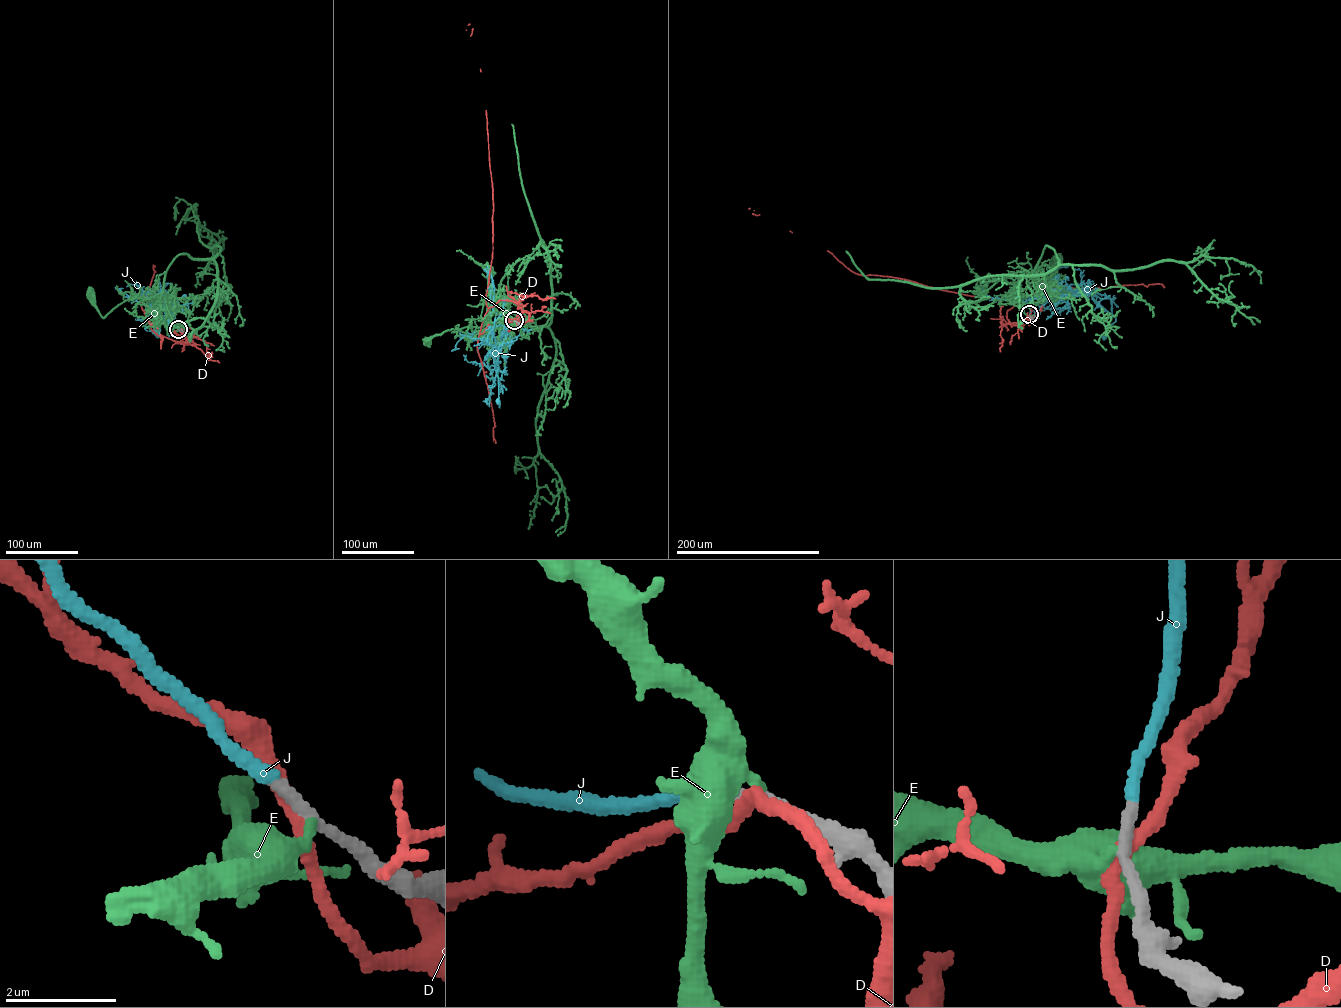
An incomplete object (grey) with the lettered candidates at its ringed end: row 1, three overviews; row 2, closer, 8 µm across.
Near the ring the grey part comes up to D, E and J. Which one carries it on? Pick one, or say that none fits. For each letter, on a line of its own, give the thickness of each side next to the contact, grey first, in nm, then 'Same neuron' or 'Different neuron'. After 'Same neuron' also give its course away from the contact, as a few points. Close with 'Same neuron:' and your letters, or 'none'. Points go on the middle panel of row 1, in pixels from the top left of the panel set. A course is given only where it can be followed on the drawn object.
D: Thickness 260 nm (grey) against 260 nm. Different neuron
E: Thickness 280 nm (grey) against 280 nm. Different neuron
J: Thickness 220 nm (grey) against 240 nm. Same neuron. Its course: (514, 320), (499, 317), (493, 328), (492, 344), (498, 402)
Same neuron: J

